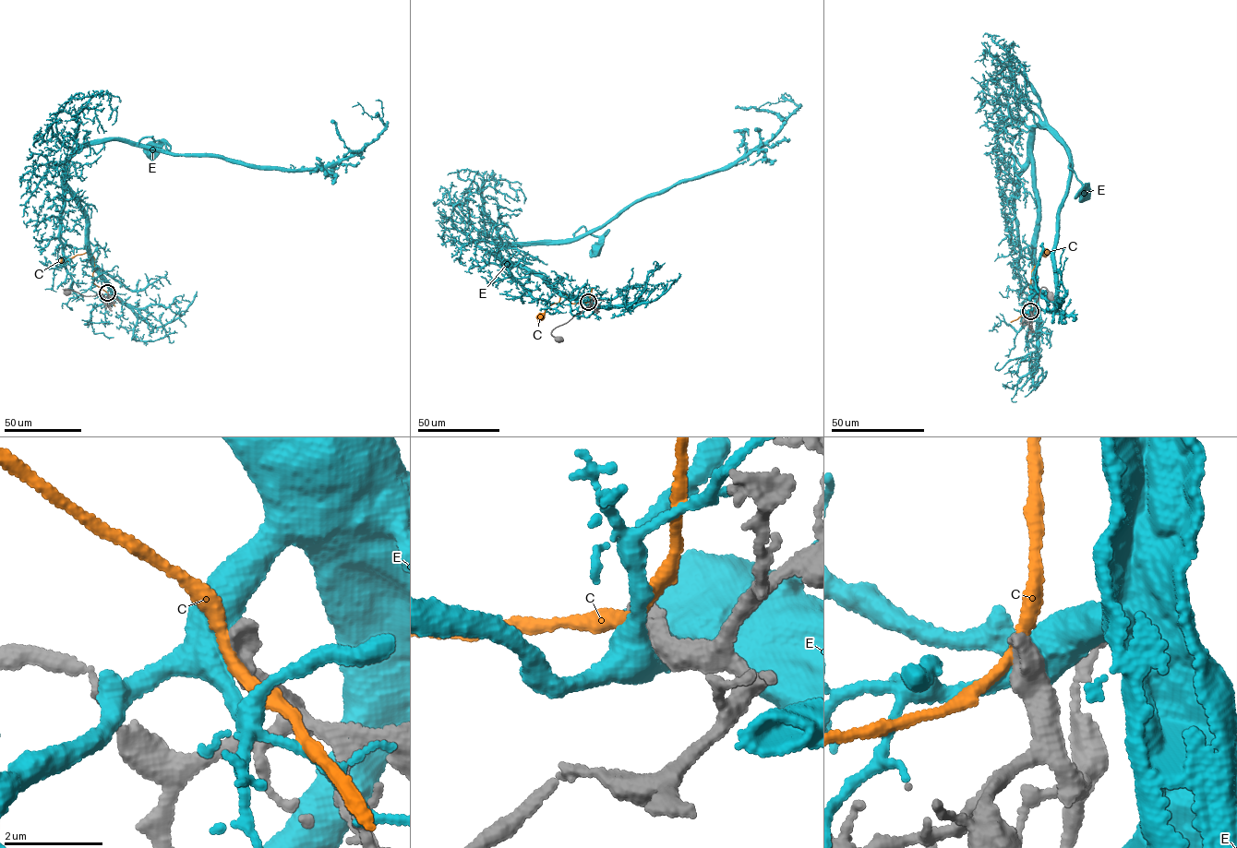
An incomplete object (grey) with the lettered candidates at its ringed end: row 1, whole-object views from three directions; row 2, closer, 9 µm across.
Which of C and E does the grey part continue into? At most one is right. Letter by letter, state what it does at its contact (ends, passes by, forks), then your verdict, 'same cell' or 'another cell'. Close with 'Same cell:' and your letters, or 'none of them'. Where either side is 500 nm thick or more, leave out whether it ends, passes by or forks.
C: another cell
E: another cell
Same cell: none of them

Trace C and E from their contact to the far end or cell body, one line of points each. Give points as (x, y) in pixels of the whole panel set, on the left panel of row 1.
C: (107, 293), (93, 281), (95, 261), (90, 250), (65, 258)
E: (107, 293), (86, 213), (66, 181), (67, 163), (82, 149), (118, 139), (152, 137), (160, 141), (151, 151)

